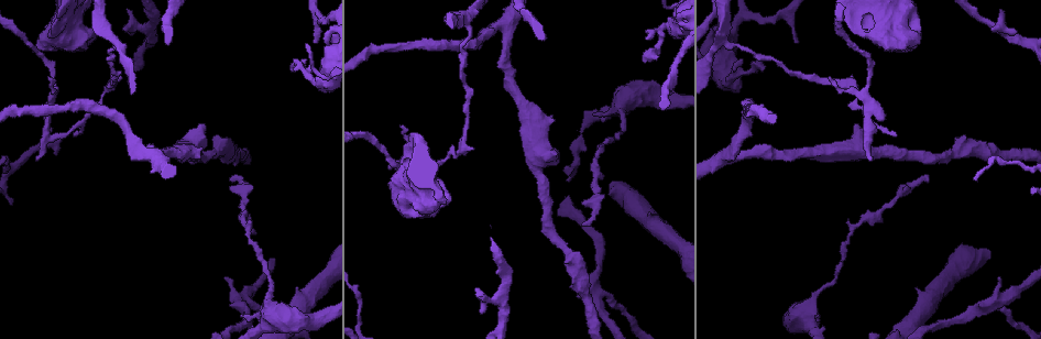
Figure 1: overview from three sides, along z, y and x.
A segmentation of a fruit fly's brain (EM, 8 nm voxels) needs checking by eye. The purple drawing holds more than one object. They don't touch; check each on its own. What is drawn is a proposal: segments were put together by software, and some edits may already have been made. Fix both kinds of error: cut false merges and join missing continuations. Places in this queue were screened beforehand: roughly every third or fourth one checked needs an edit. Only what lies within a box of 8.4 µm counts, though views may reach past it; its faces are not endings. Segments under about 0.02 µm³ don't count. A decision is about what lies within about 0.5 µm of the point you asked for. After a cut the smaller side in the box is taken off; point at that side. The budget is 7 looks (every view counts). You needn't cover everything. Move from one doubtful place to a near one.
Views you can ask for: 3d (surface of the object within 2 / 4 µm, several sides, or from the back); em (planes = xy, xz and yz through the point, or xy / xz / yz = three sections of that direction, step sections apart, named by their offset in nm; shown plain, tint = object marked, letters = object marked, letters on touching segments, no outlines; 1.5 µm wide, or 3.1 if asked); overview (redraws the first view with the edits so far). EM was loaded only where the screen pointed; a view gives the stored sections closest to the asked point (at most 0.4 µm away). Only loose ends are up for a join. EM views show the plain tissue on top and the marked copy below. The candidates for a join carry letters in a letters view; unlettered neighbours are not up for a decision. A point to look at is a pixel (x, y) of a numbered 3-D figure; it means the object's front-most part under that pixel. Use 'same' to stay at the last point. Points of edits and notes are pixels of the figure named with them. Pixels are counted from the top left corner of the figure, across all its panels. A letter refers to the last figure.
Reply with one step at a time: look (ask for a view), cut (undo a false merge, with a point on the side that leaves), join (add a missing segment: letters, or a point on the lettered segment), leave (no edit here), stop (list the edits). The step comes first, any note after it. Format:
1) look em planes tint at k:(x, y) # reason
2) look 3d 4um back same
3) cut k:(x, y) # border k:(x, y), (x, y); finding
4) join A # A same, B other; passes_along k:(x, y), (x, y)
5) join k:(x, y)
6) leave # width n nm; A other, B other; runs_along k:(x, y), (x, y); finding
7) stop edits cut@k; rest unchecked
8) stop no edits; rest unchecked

look 3d 4um at 1:(44, 134) # abrupt turn

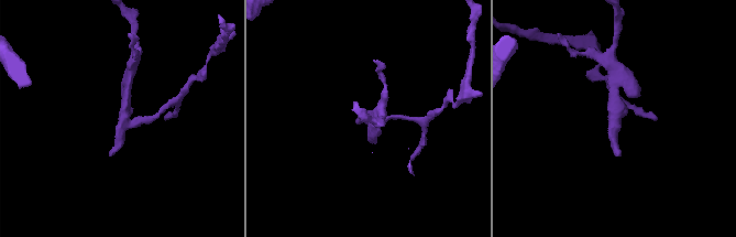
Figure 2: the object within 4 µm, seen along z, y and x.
look em xy step 8 letters at 2:(618, 118) # need the tissue

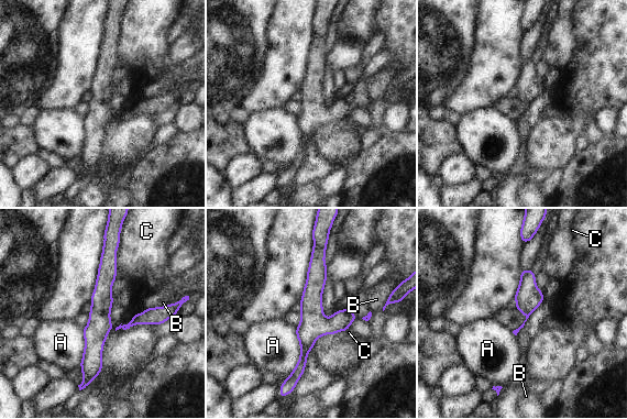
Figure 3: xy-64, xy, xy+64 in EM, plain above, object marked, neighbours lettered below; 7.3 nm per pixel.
leave # longest_contact C 380 nm; A other, B other, C other; continuous, no second neuron

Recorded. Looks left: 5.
look 3d 2um at 1:(114, 39) # arms part here

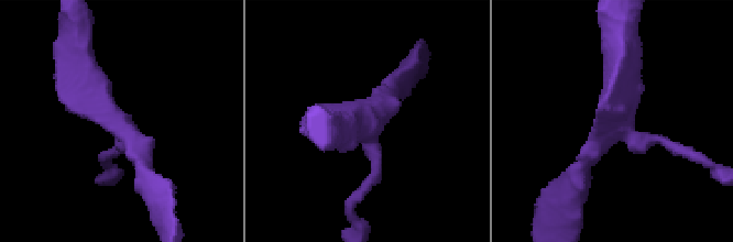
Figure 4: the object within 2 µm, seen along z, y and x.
look em planes letters at 4:(618, 123) # arms 3; now the EM

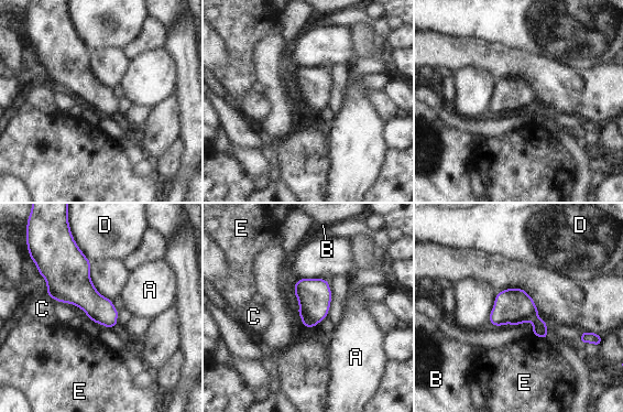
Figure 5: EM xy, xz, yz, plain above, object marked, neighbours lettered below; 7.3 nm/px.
cut 5:(539, 326) # width 200 nm; A other, B other, C other, D other, E other; border 5:(537, 317), (533, 322); a second neuron is stuck on

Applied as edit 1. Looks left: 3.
look overview

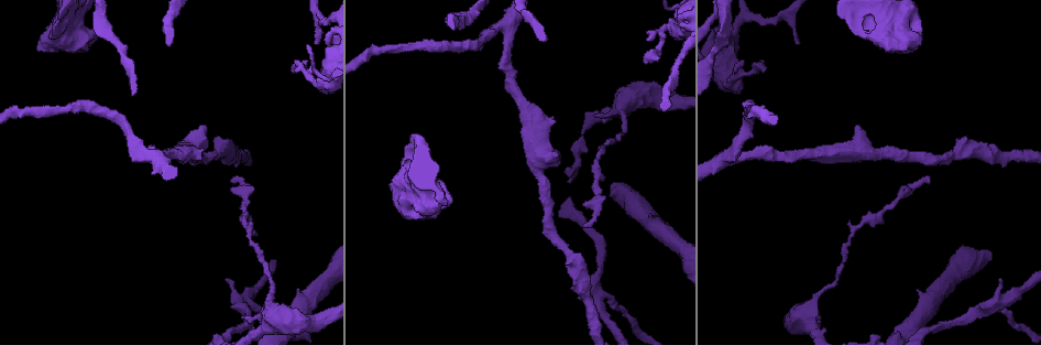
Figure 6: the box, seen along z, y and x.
look 3d 2um at 6:(671, 96) # branch stops here

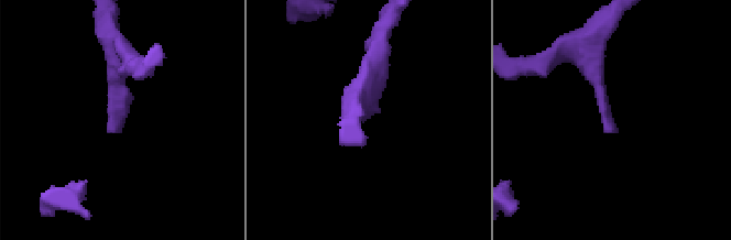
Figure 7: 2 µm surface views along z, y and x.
look em planes letters at 7:(116, 130)

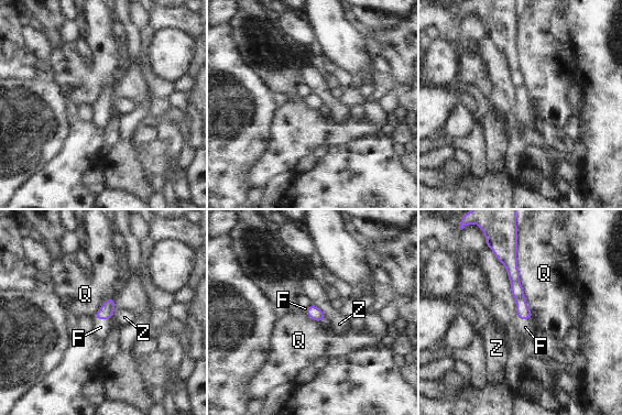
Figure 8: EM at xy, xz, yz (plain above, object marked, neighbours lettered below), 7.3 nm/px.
join F # width 90 nm; F same, Q other, Z other; passes_along 8:(106, 312), (102, 318), (100, 327); it goes on there

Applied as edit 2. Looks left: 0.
stop edits cut@5, join@8; rest unchecked

